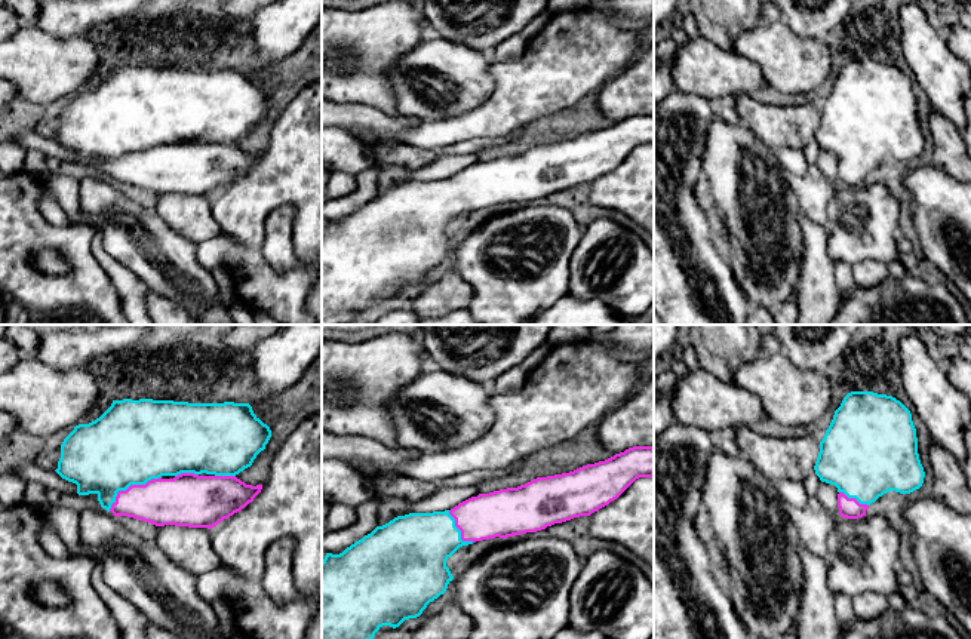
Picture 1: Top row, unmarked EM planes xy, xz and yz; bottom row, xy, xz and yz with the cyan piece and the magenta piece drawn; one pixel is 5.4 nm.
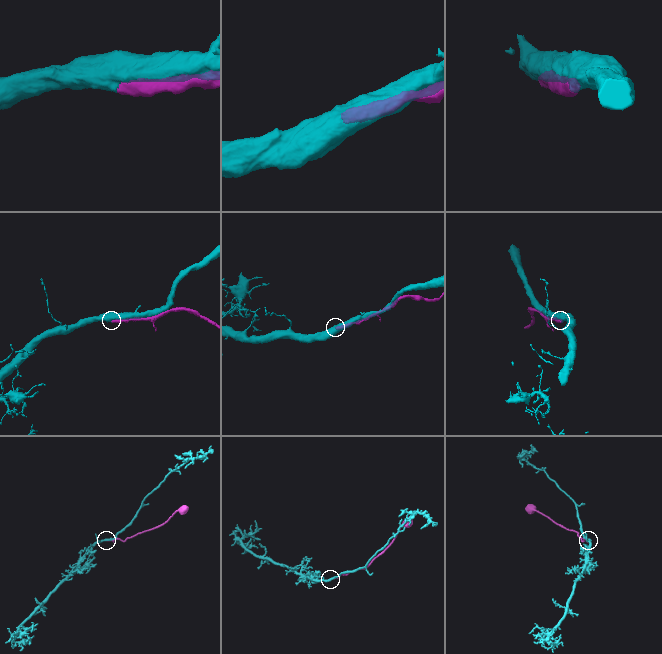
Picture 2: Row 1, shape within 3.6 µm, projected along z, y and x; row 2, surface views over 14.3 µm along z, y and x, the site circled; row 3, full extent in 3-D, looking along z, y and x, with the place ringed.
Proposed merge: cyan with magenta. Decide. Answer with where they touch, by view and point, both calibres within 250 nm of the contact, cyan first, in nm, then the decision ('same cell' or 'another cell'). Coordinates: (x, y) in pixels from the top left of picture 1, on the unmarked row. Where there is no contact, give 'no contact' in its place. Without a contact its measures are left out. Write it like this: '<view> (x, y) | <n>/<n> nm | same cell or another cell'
xy (129, 153) | 460/260 nm | same cell

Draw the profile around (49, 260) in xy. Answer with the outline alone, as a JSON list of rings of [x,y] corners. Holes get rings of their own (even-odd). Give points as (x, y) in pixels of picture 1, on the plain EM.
[[[40,248],[34,254],[36,265],[50,274],[65,273],[68,270],[64,255],[53,248]]]

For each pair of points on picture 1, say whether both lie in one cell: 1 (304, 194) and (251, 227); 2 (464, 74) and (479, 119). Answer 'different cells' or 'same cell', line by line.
1: same cell
2: different cells

